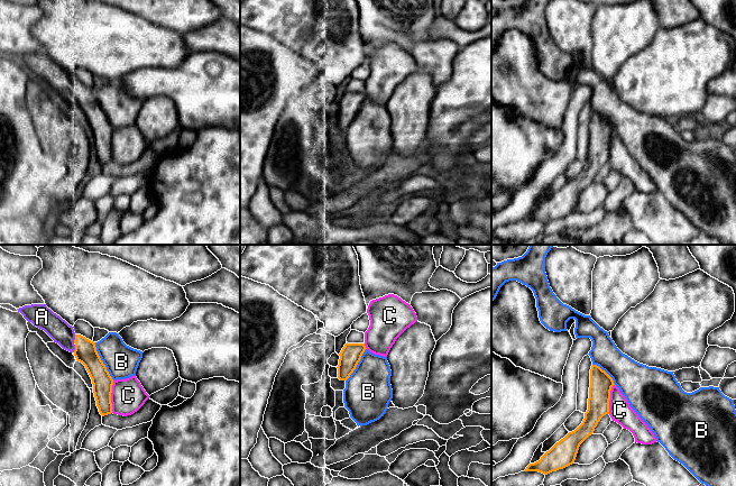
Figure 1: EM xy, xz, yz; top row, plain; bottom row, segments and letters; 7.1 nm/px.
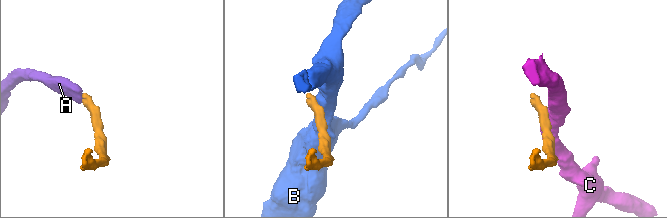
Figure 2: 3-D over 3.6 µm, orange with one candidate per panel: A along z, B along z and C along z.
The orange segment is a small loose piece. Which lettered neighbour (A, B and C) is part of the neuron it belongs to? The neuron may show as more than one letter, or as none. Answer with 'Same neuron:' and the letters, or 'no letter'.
Same neuron: A

